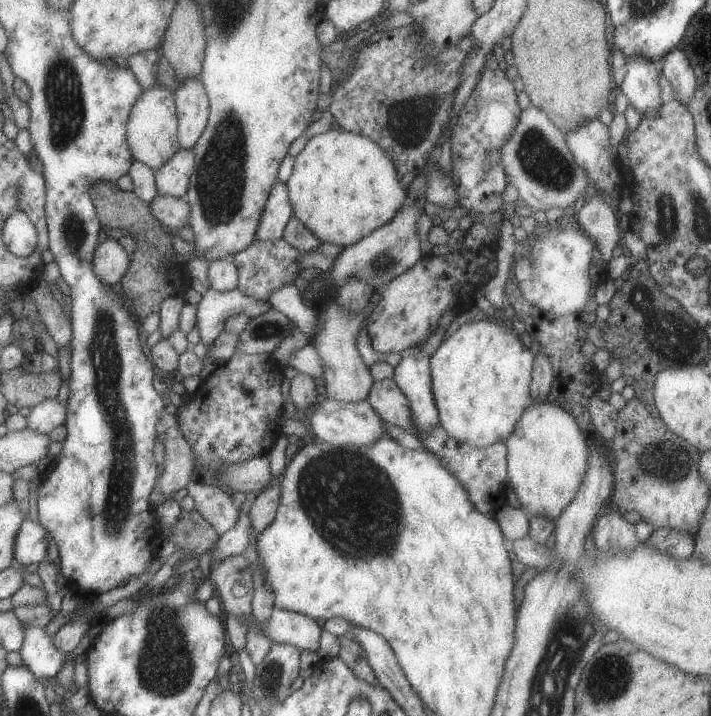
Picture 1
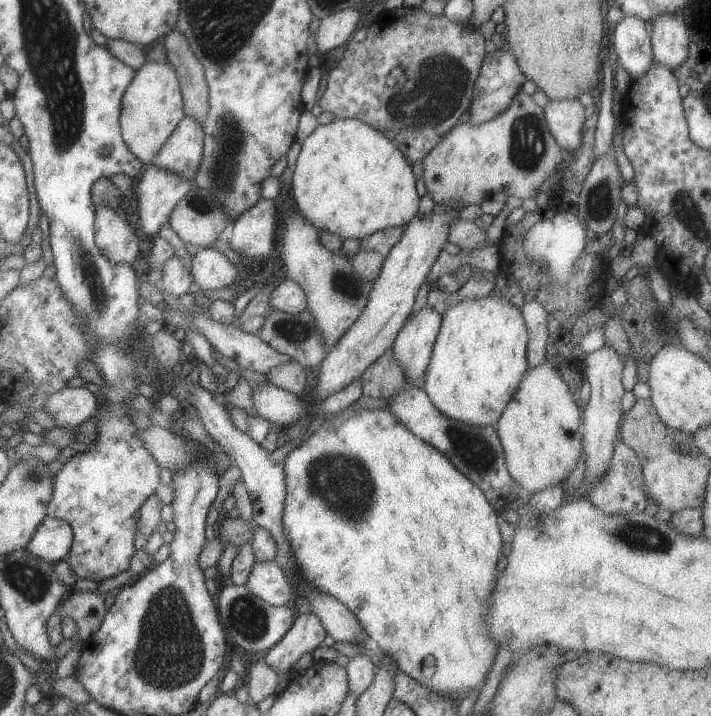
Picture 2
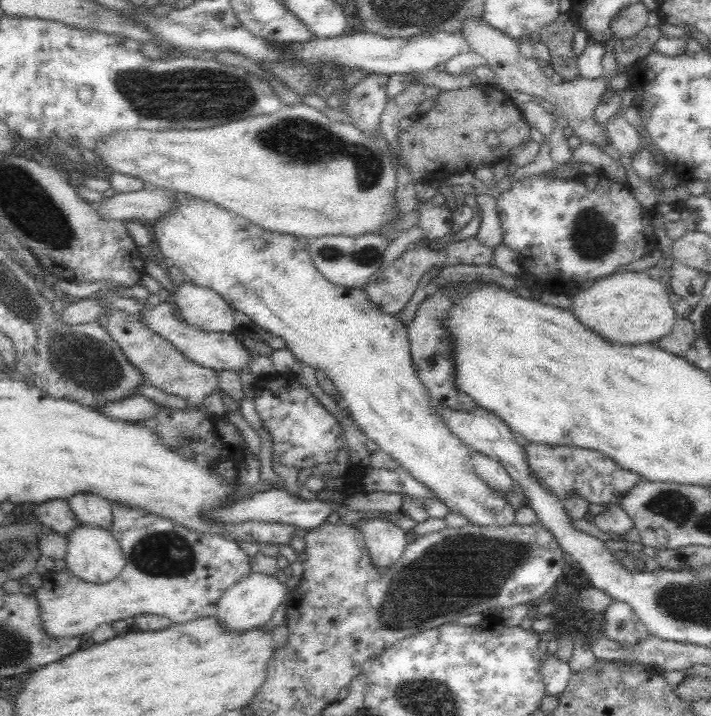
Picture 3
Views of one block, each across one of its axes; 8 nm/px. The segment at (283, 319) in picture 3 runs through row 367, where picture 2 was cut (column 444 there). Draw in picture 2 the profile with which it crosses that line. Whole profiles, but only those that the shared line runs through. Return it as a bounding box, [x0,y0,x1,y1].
[421,292,528,427]

